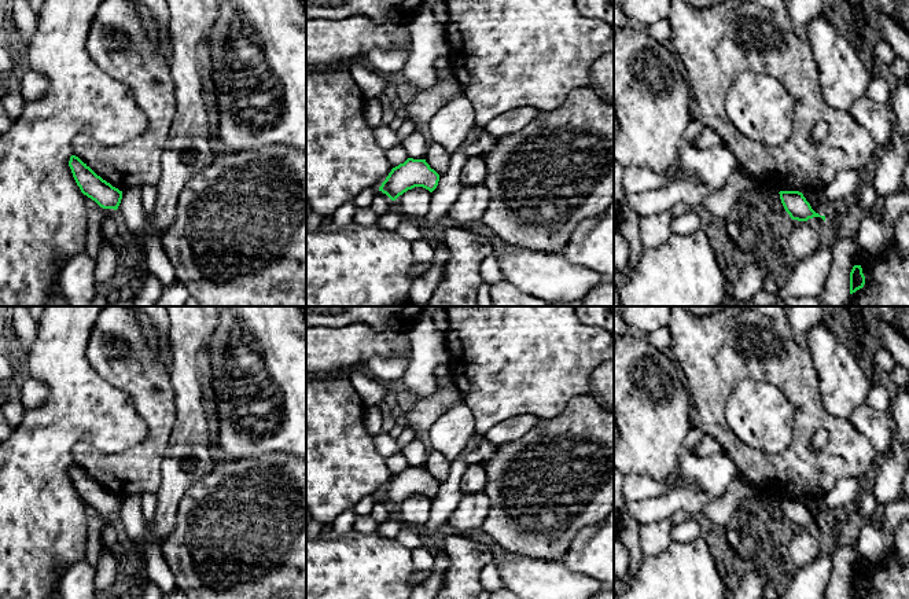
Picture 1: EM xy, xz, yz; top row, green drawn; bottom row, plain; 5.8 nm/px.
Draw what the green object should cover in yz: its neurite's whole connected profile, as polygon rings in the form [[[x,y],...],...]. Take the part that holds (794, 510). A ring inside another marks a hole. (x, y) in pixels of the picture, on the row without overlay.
[[[780,499],[780,507],[792,528],[807,529],[813,525],[821,525],[825,529],[825,523],[816,521],[810,511],[799,499]]]

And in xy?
[[[76,463],[70,464],[69,474],[84,503],[95,508],[103,517],[118,517],[122,507],[122,499],[97,484]]]

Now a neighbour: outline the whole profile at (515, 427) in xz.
[[[512,416],[501,423],[494,425],[483,436],[496,447],[512,442],[522,438],[530,431],[541,419],[536,416]]]

